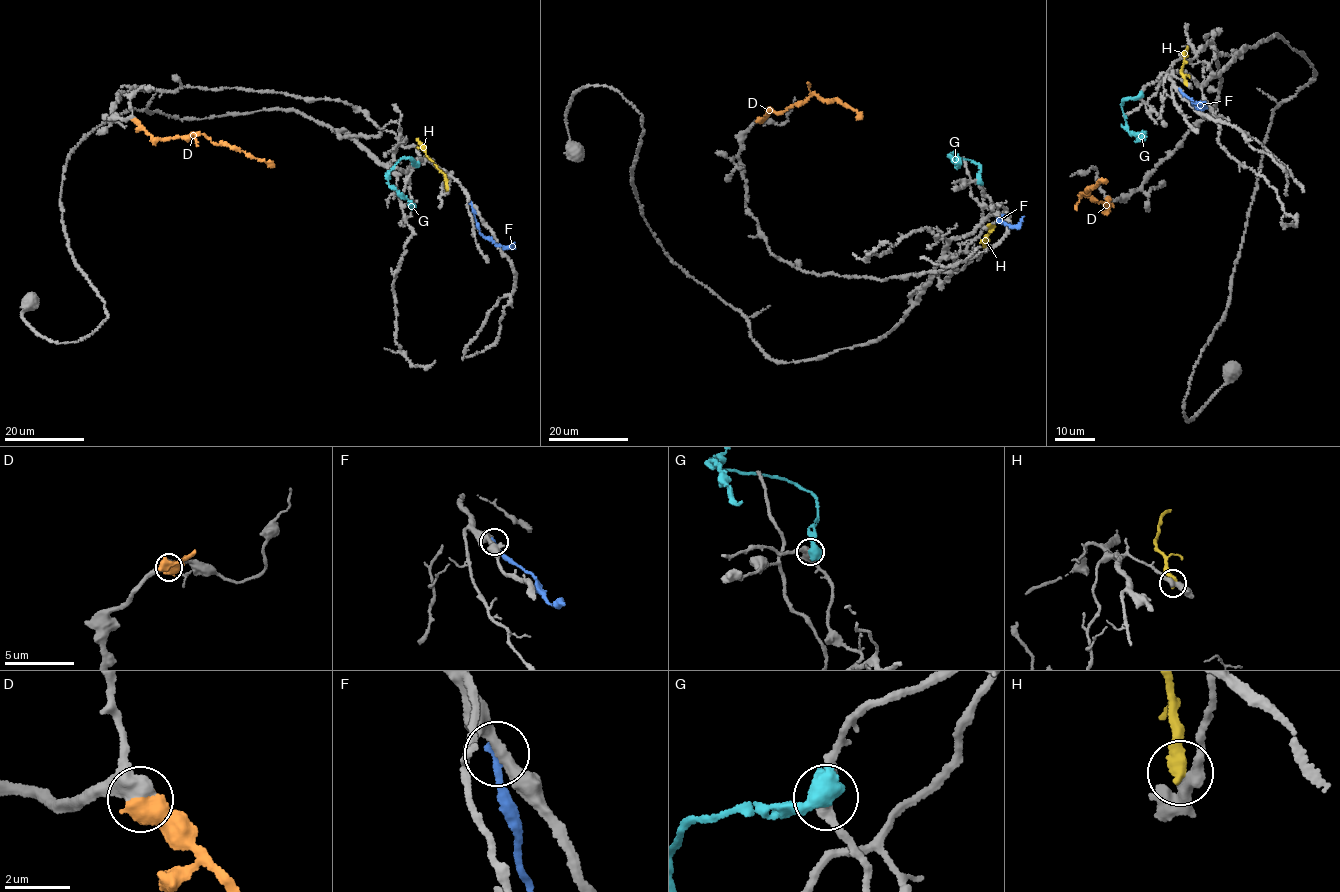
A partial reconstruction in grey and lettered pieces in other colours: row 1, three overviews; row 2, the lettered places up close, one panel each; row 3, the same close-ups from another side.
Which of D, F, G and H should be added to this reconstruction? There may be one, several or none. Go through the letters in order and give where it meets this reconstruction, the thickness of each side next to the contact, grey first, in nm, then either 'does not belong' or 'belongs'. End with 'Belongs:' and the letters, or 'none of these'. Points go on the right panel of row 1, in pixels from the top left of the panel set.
D: meets grey at (1107, 198); 480 nm thick on the grey side, 750 nm on the other; belongs
F: meets grey at (1180, 90); 320 nm thick on the grey side, 260 nm on the other; does not belong
G: meets grey at (1141, 96); 400 nm thick on the grey side, 750 nm on the other; does not belong
H: meets grey at (1186, 83); 360 nm thick on the grey side, 460 nm on the other; does not belong
Belongs: D

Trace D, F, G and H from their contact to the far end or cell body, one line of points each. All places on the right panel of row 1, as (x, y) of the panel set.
D: (1107, 198), (1106, 209), (1104, 203), (1080, 193), (1088, 193), (1086, 187), (1105, 180)
F: (1180, 90), (1192, 104), (1202, 108), (1203, 105), (1192, 103)
G: (1140, 96), (1123, 100), (1122, 107), (1130, 132), (1145, 133), (1135, 143)
H: (1186, 84), (1181, 72), (1188, 46)

